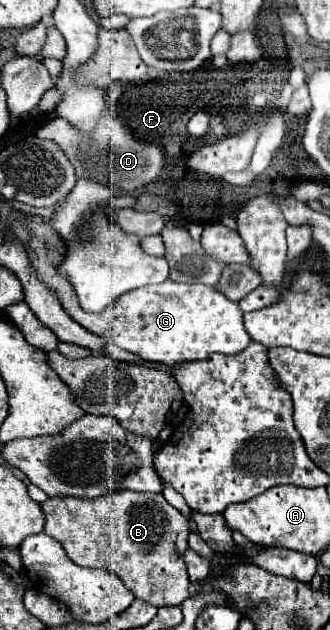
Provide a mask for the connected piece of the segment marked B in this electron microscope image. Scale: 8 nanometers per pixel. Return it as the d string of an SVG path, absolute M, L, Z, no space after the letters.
M116 490L92 502L48 498L42 510L46 514L44 532L62 542L72 562L118 574L136 598L156 608L182 604L190 596L190 578L182 560L182 548L188 548L190 522L162 494Z

